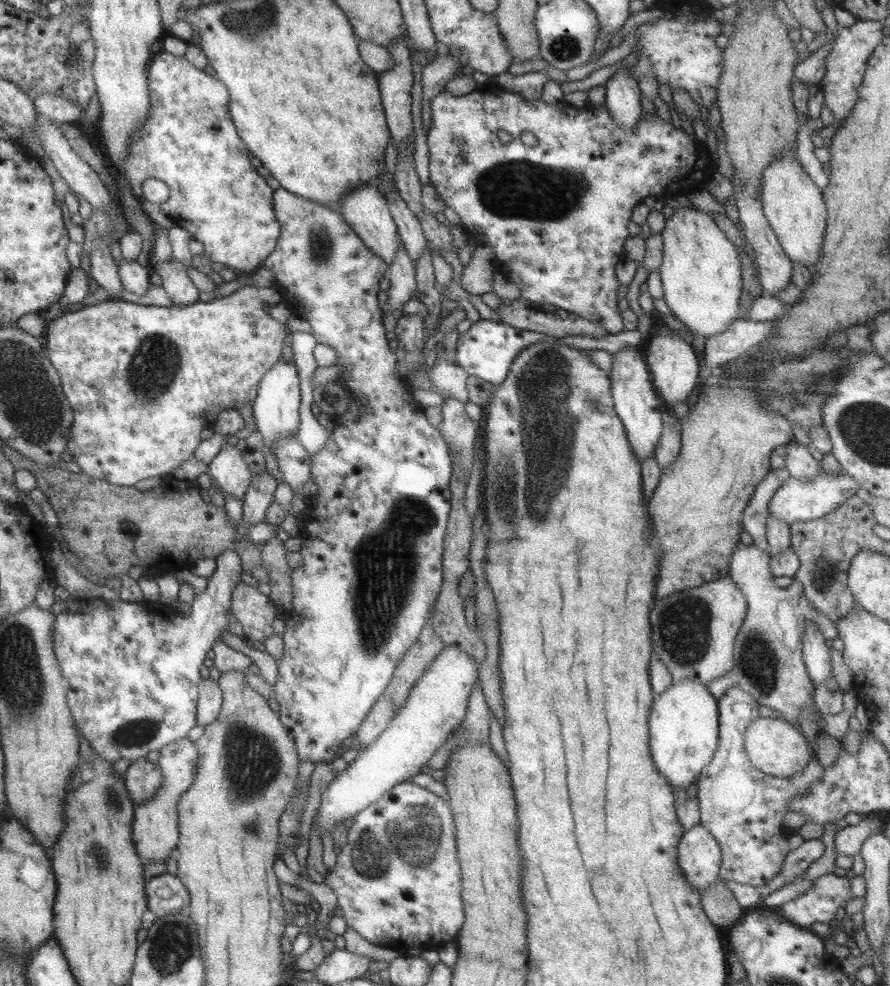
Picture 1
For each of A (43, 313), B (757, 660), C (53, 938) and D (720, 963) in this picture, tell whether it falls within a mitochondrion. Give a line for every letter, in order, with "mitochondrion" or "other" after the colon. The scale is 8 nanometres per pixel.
A: other
B: mitochondrion
C: other
D: other

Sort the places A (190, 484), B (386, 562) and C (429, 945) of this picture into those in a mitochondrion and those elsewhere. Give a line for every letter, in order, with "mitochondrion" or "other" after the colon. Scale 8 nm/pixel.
A: other
B: mitochondrion
C: other

